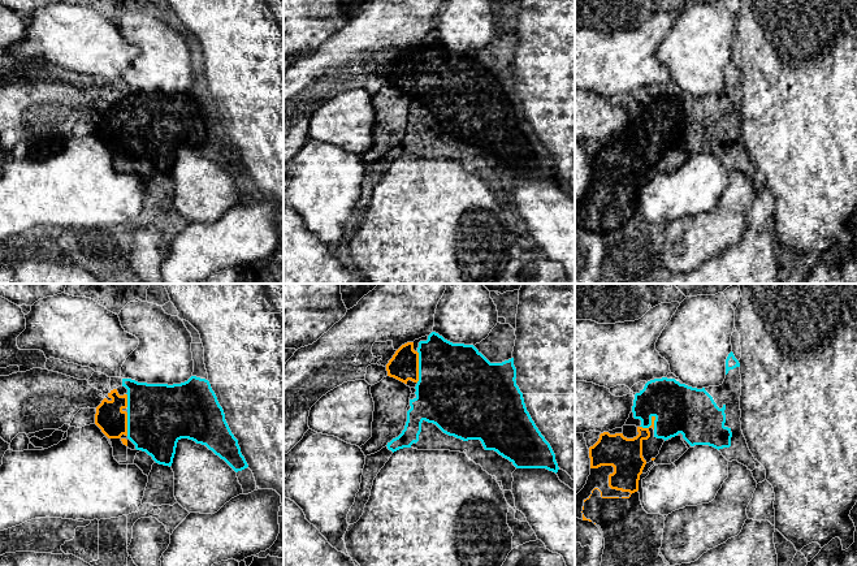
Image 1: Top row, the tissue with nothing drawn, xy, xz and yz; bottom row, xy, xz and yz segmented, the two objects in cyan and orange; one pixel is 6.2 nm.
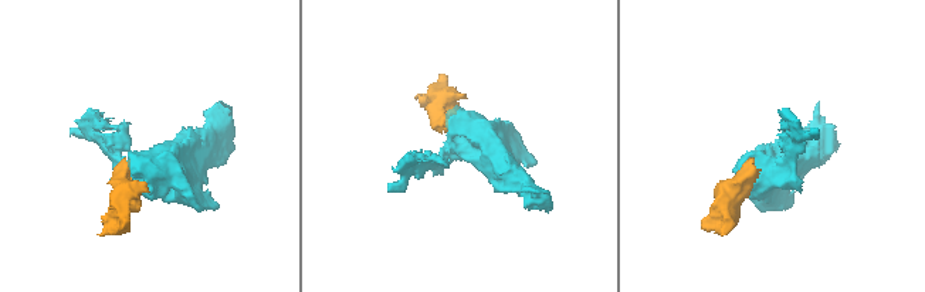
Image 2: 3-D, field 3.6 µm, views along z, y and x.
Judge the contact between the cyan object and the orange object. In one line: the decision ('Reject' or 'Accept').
Accept

